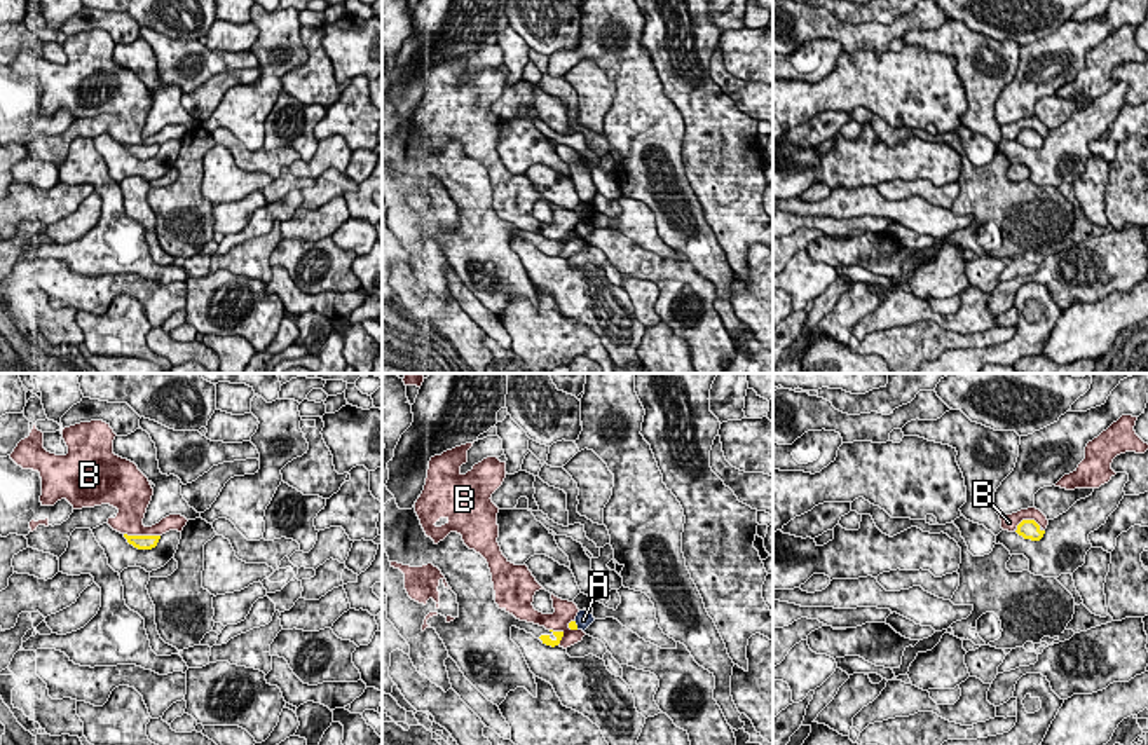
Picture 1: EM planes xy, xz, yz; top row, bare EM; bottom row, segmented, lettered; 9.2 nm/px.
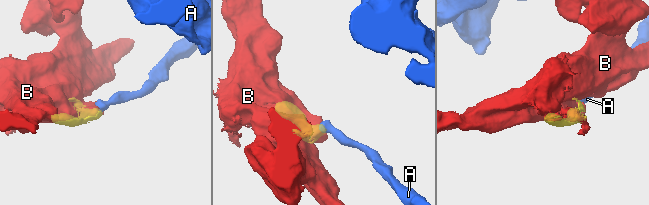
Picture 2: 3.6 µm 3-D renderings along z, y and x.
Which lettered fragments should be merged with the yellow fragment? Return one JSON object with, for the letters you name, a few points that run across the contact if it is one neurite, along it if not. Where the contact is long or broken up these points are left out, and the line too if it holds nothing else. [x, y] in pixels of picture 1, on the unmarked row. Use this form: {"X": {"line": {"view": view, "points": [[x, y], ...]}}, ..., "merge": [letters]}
{"merge": []}

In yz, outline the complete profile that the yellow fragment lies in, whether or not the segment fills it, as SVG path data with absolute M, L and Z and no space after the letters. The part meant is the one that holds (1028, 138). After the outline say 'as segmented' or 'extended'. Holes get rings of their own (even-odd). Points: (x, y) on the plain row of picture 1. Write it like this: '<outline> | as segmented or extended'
M1117 82L1089 106L1049 129L1045 140L1035 129L1022 129L1014 141L1001 140L994 152L1003 154L1010 164L1024 164L1035 185L1073 183L1085 173L1085 164L1092 157L1089 143L1104 134L1118 117L1127 91L1127 82Z | extended

